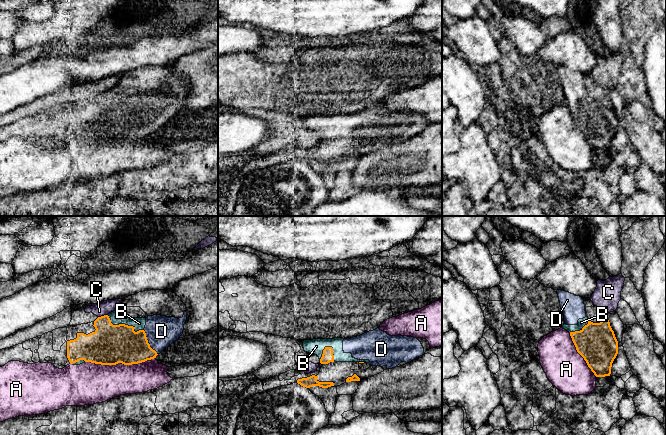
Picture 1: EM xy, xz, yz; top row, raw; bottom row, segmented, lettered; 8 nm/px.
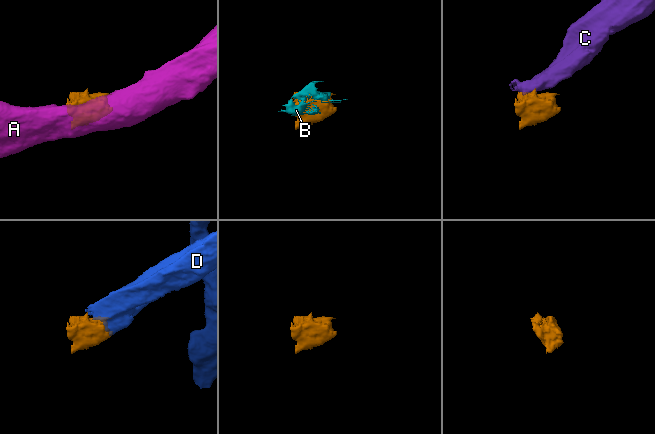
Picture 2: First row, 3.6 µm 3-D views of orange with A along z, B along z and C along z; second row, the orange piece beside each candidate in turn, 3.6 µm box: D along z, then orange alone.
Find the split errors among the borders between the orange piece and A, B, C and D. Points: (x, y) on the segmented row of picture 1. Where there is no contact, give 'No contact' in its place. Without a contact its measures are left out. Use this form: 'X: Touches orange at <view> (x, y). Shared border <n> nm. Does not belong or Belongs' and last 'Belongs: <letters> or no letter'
A: Touches orange at xy (120, 362). Shared border 550 nm. Does not belong
B: Touches orange at xy (127, 325). Shared border 280 nm. Belongs
C: Touches orange at xy (102, 316). Shared border 80 nm. Does not belong
D: Touches orange at xy (147, 342). Shared border 240 nm. Belongs
Belongs: B, D

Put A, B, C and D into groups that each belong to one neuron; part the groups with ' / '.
A / B D / C

